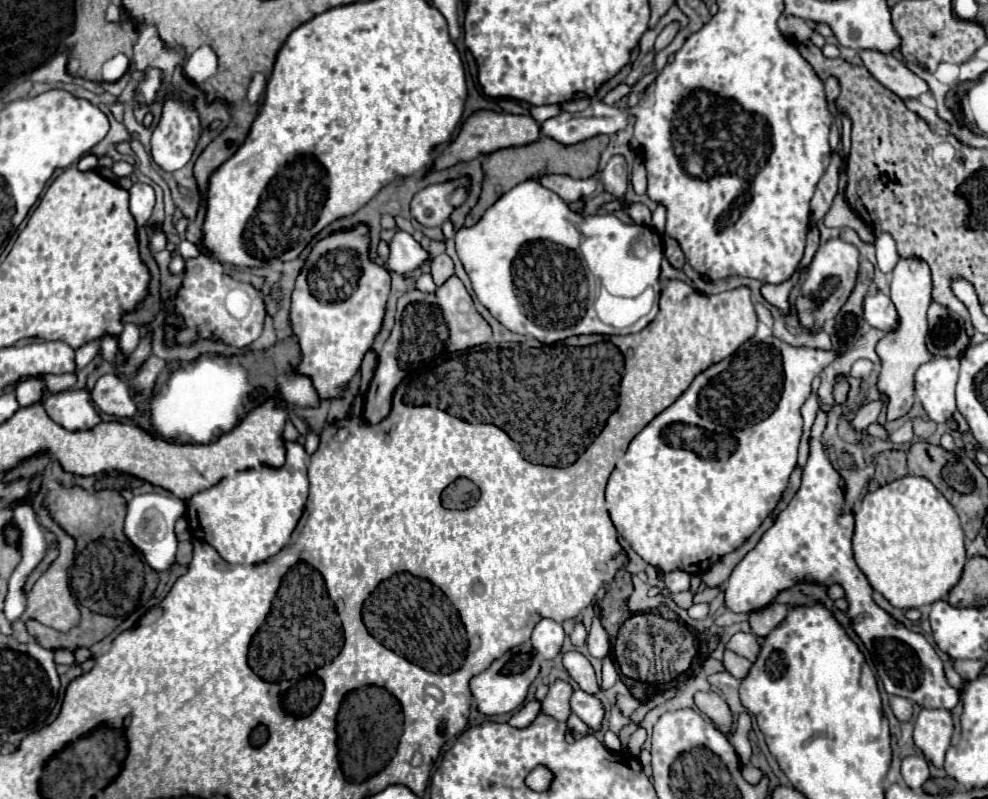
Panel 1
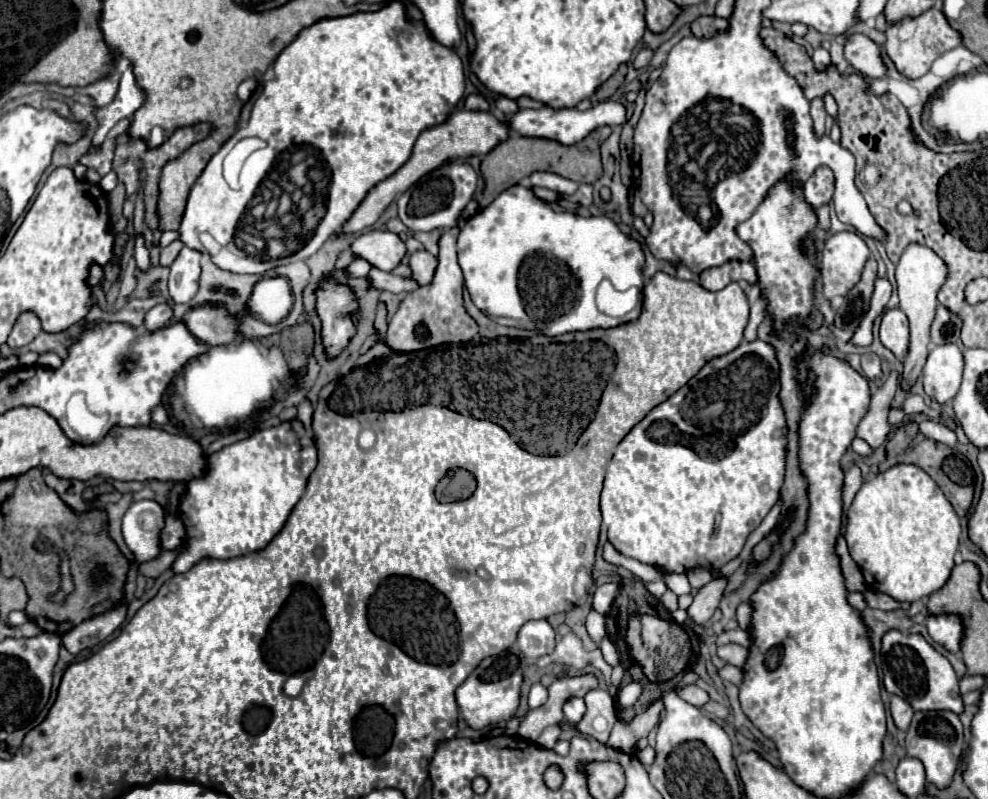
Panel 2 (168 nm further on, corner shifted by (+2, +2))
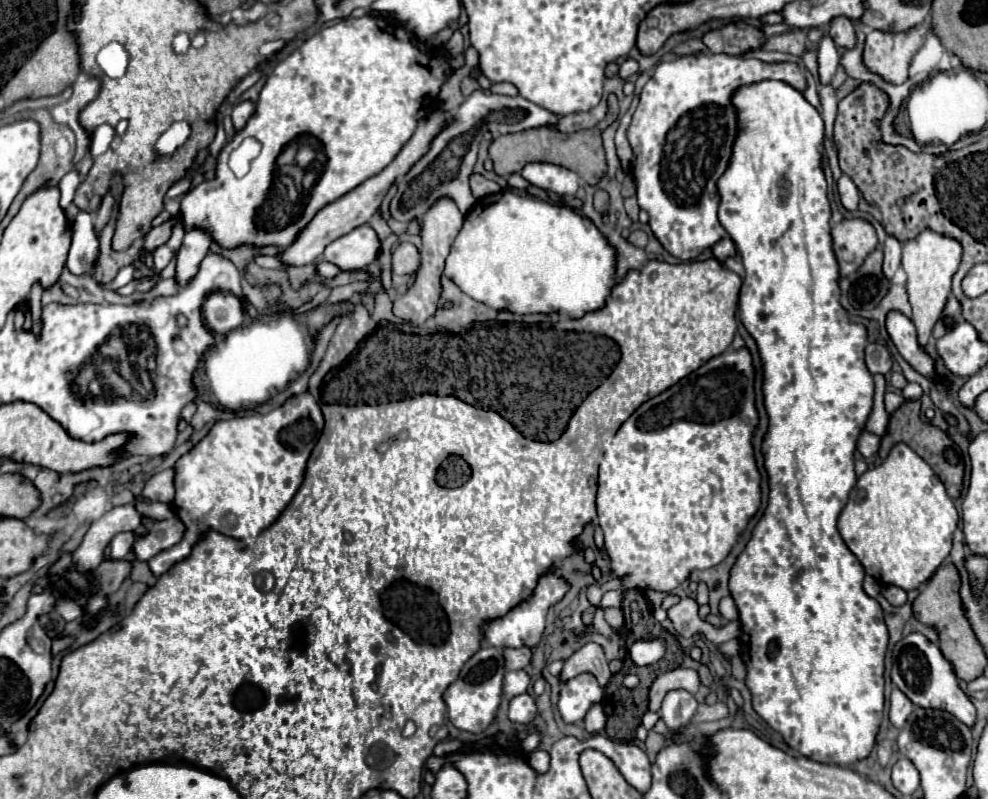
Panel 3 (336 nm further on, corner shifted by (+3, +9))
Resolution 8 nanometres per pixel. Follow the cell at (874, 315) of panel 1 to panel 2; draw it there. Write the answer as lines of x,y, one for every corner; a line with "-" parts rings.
885,310
881,318
881,342
887,346
897,358
903,358
907,354
907,344
909,344
909,324
907,316
899,310

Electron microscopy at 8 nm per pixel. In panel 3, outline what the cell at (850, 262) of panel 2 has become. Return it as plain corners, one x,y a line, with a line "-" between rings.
844,219
836,223
832,227
832,239
842,277
854,273
878,247
876,229
866,219

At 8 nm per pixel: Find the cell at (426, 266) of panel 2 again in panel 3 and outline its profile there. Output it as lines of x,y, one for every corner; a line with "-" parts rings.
400,243
392,253
392,273
406,275
420,267
420,253
412,243

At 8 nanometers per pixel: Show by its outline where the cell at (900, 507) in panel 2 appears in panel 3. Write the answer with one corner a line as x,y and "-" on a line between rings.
906,443
892,447
886,461
858,477
838,517
838,531
866,573
904,591
928,581
952,549
958,511
932,467

